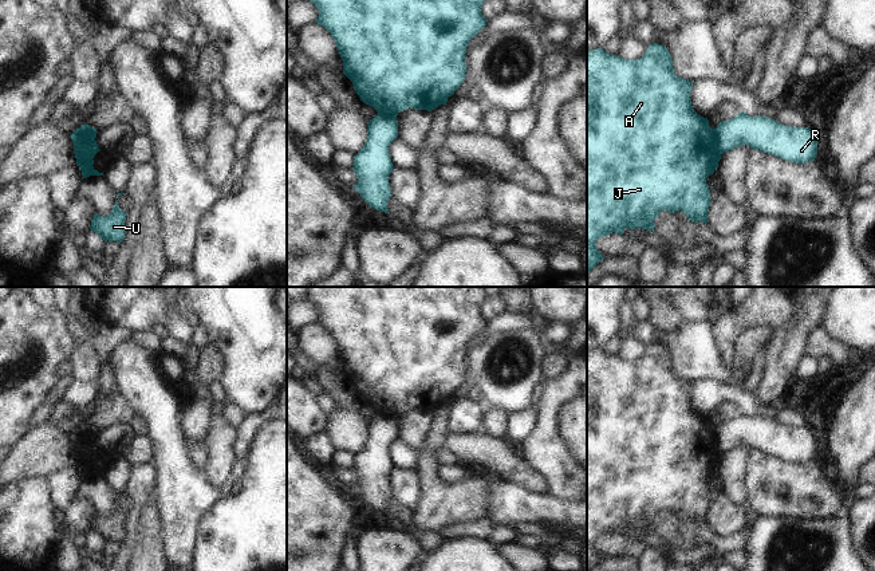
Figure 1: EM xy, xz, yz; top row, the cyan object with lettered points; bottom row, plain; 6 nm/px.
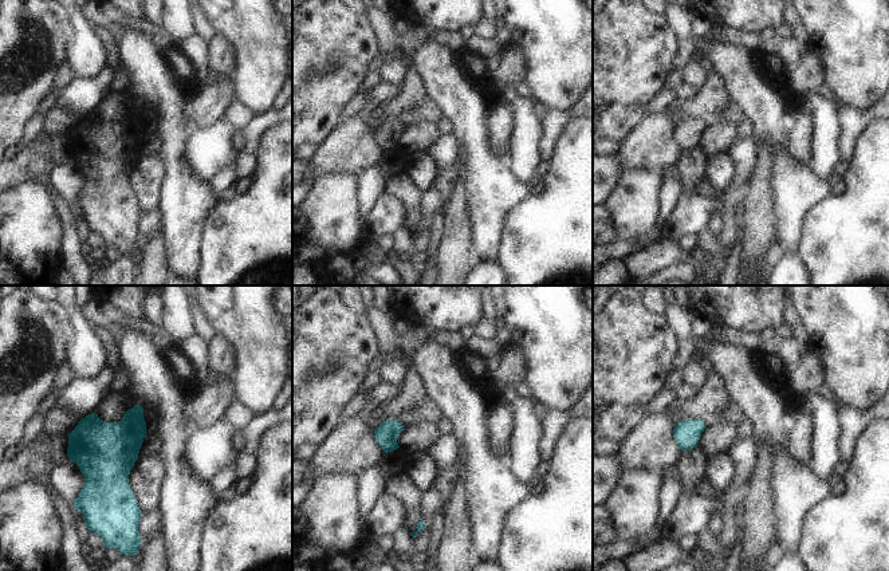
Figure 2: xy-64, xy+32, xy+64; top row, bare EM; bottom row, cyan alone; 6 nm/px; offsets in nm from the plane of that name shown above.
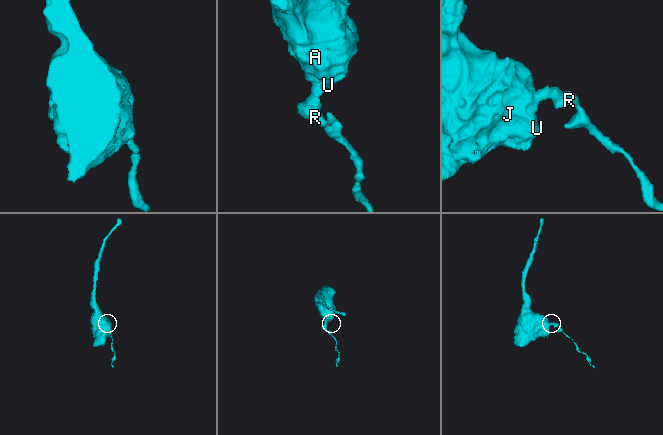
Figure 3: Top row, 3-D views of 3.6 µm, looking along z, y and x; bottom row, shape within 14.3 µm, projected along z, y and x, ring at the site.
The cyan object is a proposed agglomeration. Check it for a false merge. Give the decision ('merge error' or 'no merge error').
merge error

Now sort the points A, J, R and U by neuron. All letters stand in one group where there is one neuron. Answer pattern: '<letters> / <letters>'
A J U / R

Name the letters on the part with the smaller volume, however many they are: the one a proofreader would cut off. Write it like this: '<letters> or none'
R.

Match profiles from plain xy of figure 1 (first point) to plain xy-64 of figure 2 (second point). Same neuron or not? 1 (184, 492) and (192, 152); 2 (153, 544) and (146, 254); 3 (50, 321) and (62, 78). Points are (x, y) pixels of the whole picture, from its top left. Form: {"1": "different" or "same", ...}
{"1": "different", "2": "same", "3": "different"}

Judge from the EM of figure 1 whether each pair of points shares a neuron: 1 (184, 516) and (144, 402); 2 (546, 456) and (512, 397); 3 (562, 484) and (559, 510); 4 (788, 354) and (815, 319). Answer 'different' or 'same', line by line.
1: same
2: different
3: different
4: same

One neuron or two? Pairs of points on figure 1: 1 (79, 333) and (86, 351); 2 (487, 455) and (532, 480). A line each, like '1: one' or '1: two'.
1: two
2: one

